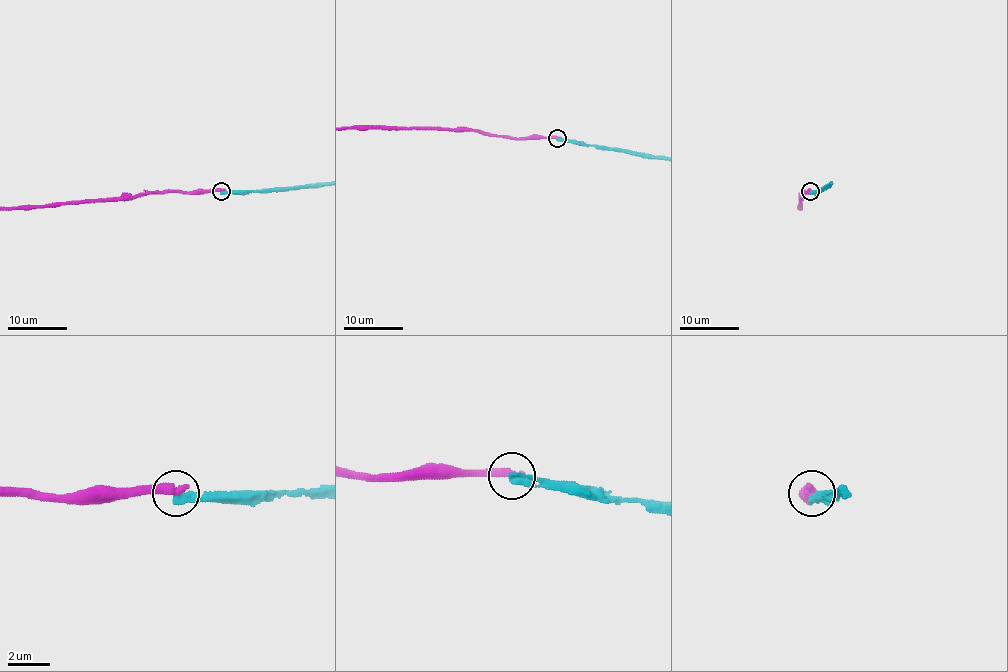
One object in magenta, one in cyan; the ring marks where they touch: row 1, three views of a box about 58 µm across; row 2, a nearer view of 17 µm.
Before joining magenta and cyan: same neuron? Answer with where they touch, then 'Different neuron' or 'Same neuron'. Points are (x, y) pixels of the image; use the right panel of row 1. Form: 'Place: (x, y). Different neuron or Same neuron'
Place: (810, 191). Different neuron

